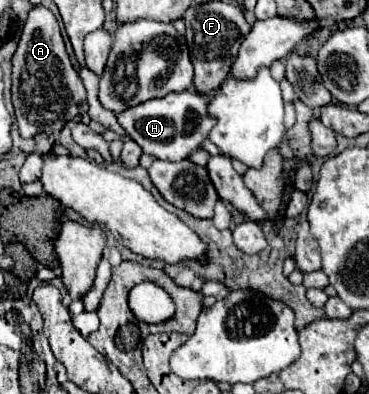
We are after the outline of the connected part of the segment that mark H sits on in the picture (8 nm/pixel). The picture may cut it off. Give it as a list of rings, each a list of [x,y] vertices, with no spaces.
[[[185,89],[181,93],[169,93],[167,97],[151,99],[137,107],[131,107],[119,113],[117,119],[123,125],[125,133],[143,147],[143,153],[163,161],[181,161],[201,149],[201,143],[207,139],[211,127],[215,125],[215,119],[207,113],[209,101],[211,95]]]

